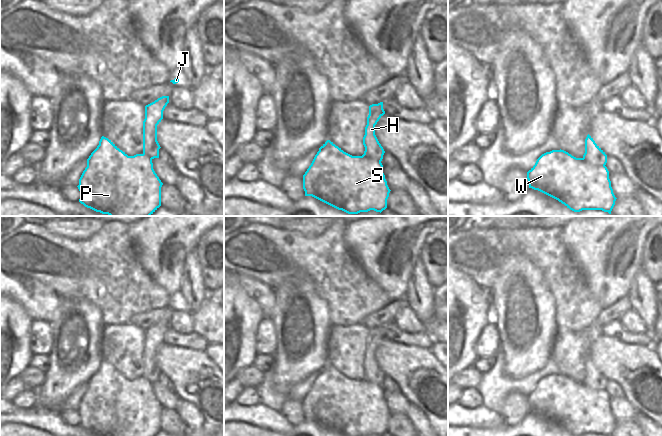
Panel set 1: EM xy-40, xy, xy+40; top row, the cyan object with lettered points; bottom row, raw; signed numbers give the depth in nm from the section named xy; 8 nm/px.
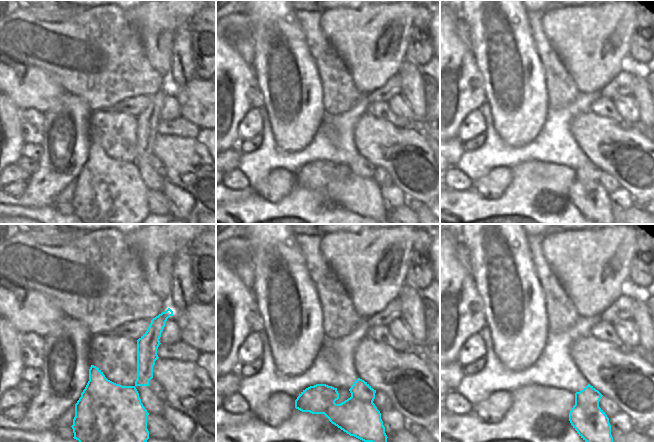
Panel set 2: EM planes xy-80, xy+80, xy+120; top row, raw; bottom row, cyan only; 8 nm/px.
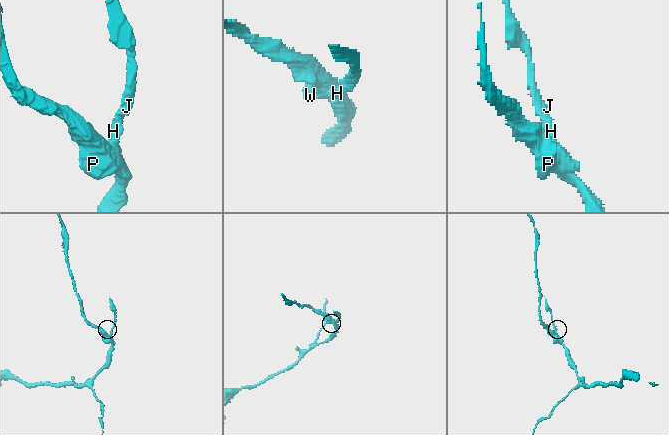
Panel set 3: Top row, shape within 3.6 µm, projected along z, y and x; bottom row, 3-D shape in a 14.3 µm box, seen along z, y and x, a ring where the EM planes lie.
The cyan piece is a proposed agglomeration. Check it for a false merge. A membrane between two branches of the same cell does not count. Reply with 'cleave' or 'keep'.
cleave

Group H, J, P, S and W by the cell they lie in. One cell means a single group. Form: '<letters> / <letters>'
H J / P S W

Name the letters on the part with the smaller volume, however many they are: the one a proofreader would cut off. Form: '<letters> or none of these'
H, J

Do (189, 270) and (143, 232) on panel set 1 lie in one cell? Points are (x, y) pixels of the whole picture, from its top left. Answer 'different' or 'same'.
different

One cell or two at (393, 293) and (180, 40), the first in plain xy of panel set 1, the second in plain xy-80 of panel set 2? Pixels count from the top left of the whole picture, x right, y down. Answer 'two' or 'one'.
two

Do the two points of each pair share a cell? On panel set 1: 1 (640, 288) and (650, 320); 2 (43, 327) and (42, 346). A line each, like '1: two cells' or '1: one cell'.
1: one cell
2: one cell

